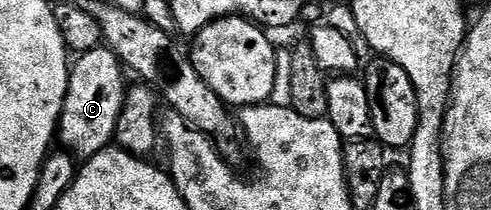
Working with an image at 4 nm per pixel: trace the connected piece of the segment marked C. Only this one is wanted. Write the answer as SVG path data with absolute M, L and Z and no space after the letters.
M108 48L89 50L72 63L59 123L59 142L81 160L94 158L114 141L127 89L126 71Z

